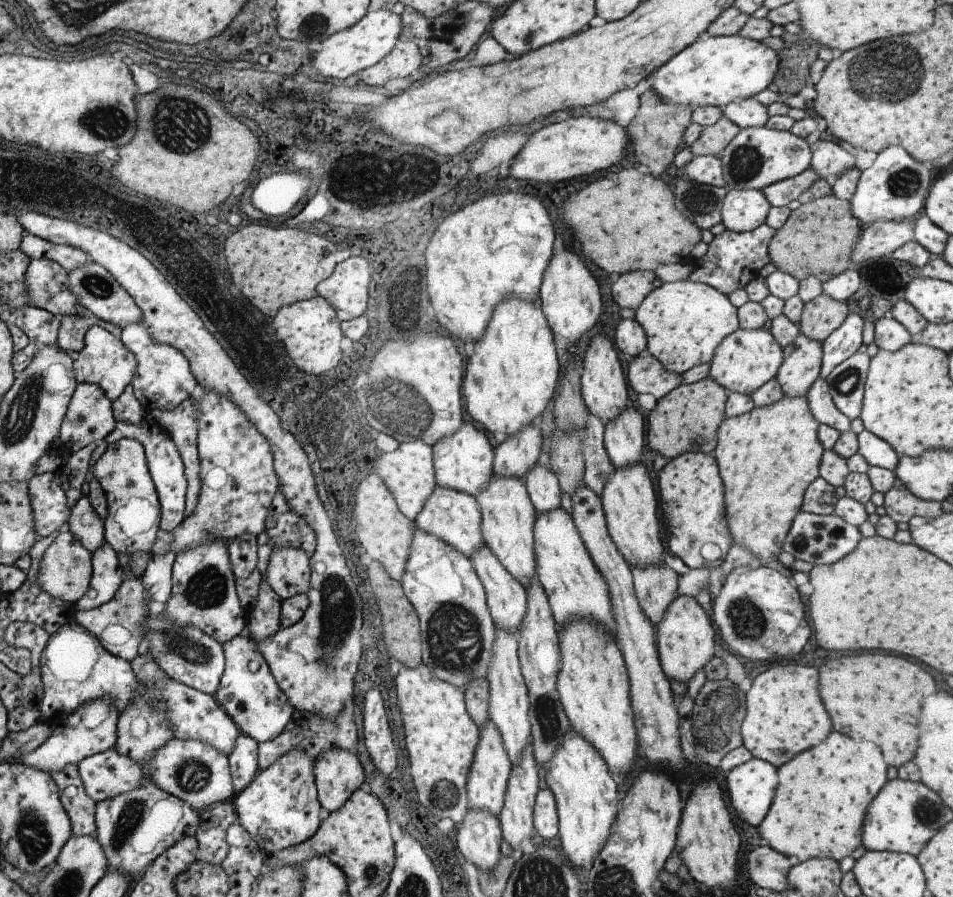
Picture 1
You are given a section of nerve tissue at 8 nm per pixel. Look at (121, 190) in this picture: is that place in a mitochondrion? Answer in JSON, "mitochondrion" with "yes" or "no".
{"mitochondrion":"no"}

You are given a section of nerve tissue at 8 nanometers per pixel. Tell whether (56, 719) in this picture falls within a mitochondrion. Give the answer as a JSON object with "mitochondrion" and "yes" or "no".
{"mitochondrion":"no"}

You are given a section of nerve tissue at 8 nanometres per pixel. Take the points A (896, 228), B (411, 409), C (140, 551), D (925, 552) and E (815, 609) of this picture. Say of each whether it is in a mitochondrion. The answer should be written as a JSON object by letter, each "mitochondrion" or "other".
{"A":"other","B":"mitochondrion","C":"other","D":"other","E":"other"}

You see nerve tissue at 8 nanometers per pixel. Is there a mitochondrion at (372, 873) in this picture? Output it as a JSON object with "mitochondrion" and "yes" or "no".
{"mitochondrion":"yes"}

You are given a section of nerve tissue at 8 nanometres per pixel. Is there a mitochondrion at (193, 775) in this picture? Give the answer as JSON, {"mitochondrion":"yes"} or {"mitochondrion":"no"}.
{"mitochondrion":"yes"}

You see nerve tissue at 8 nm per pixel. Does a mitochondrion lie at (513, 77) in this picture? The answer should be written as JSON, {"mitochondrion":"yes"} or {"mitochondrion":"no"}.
{"mitochondrion":"no"}

